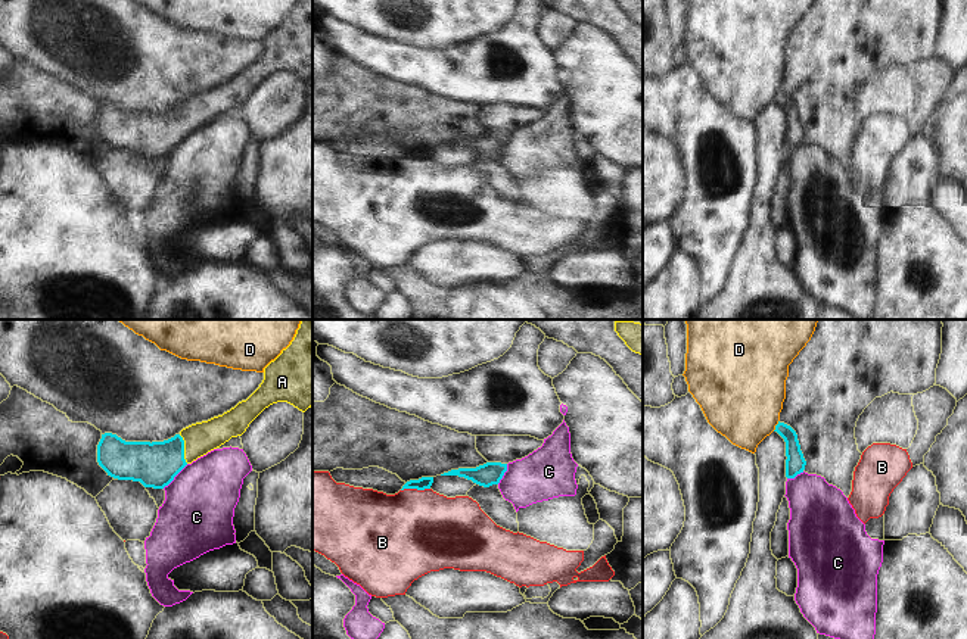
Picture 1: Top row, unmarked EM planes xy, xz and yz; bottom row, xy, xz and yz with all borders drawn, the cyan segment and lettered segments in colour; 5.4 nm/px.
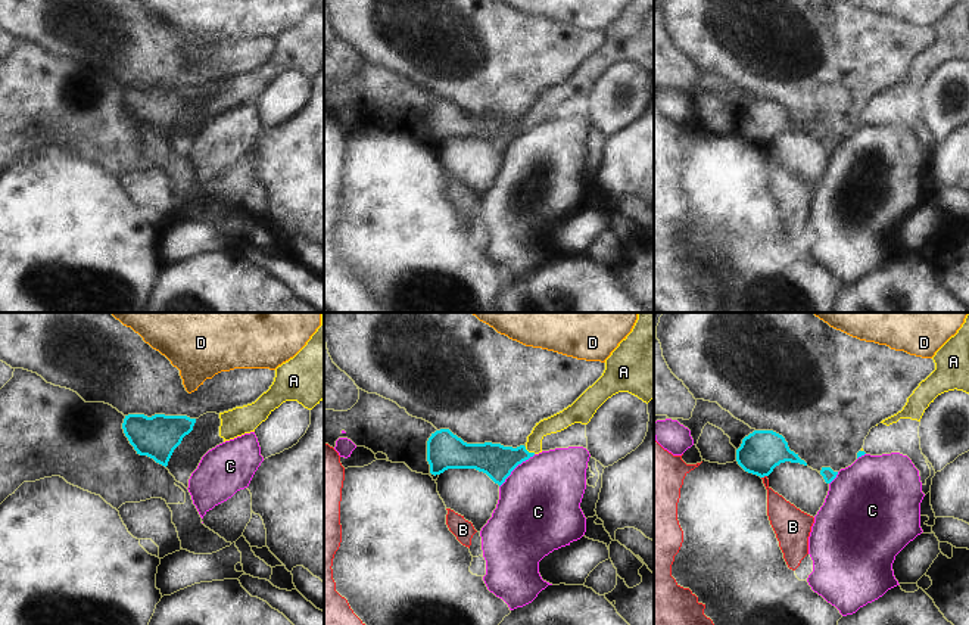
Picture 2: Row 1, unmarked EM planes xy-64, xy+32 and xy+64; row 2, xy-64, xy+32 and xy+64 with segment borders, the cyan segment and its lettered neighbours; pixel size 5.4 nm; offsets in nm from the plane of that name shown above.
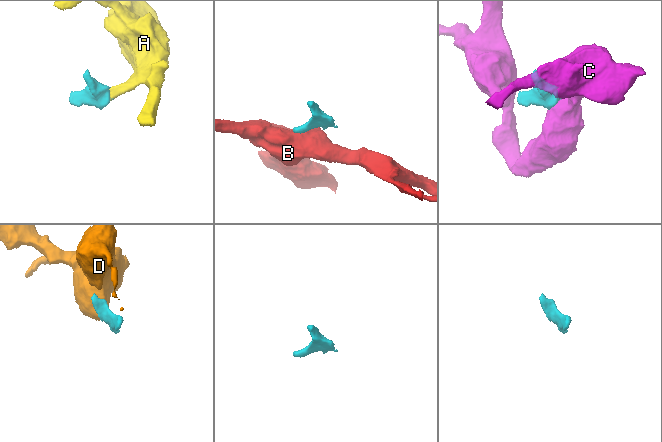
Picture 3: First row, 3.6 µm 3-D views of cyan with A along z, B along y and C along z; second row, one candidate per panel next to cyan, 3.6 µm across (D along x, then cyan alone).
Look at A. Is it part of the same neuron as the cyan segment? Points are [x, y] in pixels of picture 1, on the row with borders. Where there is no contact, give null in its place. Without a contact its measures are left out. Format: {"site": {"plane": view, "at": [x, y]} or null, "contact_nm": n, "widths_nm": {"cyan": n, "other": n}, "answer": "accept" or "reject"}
{"site": {"plane": "xy", "at": [183, 449]}, "contact_nm": 170, "widths_nm": {"cyan": 240, "other": 170}, "answer": "accept"}

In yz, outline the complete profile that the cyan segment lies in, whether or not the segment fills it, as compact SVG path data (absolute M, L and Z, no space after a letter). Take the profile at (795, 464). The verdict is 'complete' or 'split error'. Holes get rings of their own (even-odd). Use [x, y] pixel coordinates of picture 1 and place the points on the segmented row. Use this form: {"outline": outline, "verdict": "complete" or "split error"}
{"outline": "M780 421L774 431L777 431L786 442L786 477L795 479L797 474L803 473L806 465L797 434L790 426Z", "verdict": "complete"}

